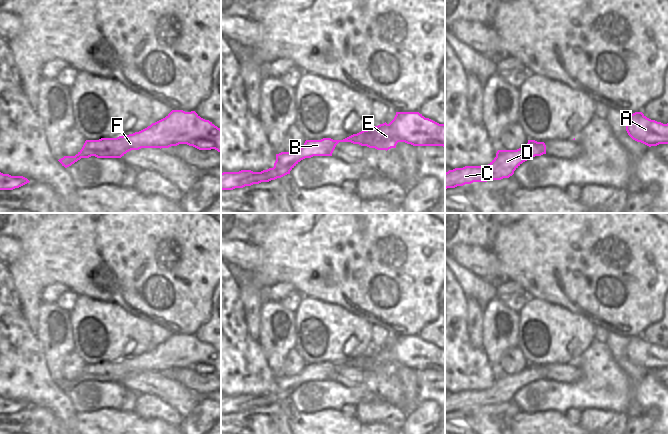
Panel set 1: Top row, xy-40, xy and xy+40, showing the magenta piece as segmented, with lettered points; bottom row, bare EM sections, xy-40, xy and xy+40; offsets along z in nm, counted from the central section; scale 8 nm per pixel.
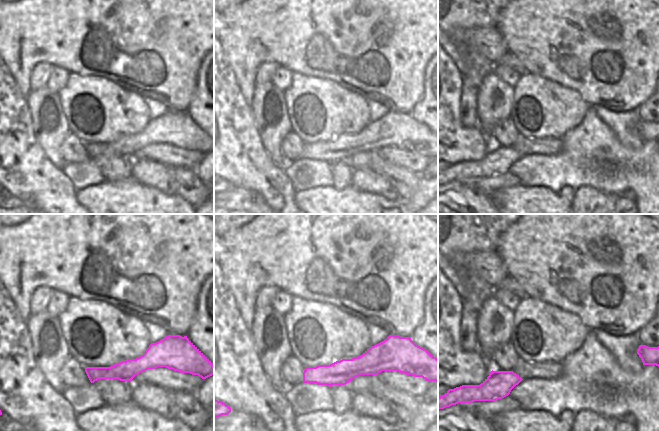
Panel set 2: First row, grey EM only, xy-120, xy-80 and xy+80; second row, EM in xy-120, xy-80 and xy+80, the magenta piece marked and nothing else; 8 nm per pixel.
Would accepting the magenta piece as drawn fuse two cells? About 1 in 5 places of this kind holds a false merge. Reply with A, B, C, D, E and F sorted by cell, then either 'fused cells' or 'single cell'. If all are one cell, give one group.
groups A B C D E F; single cell

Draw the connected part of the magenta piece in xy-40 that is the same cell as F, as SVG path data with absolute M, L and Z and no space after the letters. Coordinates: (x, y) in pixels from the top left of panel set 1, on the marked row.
M172 110L165 118L139 132L117 138L86 140L75 156L64 156L58 161L67 168L81 158L121 158L131 150L161 149L179 144L199 150L215 149L221 154L221 129L195 111Z

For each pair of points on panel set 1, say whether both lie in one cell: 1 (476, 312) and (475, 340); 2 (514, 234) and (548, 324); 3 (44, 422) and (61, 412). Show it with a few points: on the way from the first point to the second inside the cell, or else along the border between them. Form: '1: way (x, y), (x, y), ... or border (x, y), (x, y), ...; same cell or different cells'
1: way (476, 319), (475, 333); same cell
2: border (528, 296), (562, 306); different cells
3: border (33, 406), (47, 408), (62, 423); different cells

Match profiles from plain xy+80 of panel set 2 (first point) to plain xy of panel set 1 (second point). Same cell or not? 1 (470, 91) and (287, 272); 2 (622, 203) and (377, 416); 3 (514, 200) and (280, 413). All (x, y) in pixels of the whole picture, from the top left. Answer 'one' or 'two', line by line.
1: one
2: two
3: two

